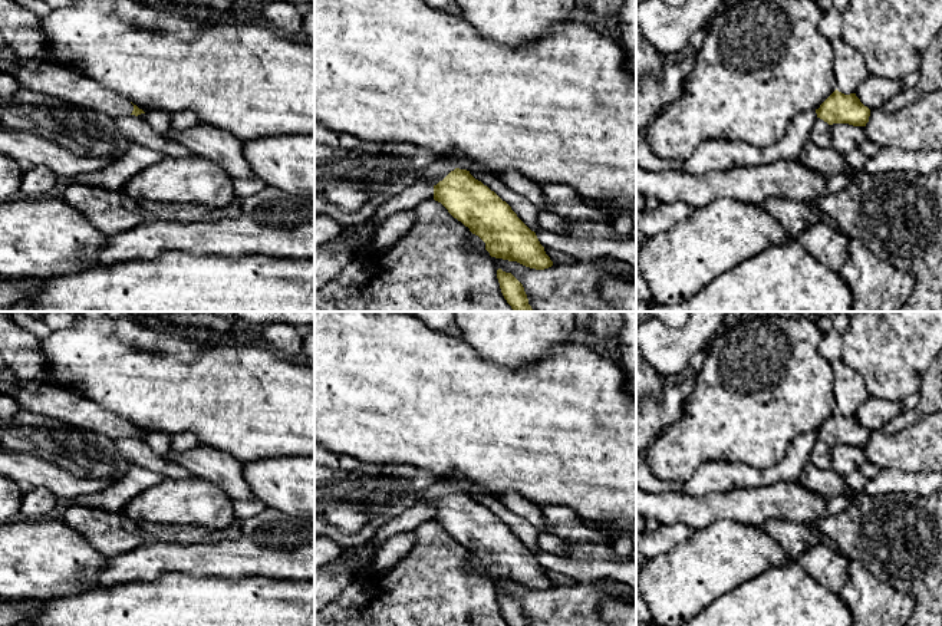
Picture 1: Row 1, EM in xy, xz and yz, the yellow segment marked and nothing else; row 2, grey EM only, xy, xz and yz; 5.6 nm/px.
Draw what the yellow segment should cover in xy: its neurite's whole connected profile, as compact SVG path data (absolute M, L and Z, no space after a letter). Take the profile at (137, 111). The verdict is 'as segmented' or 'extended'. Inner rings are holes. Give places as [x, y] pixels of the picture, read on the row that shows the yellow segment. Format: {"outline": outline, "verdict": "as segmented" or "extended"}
{"outline": "M0 45L0 57L9 56L16 59L16 65L13 67L0 67L0 72L14 76L22 90L33 89L36 92L45 92L60 101L95 108L115 118L145 113L128 99L112 93L89 78L79 75L72 67L65 67L60 63L53 65L19 59Z", "verdict": "extended"}

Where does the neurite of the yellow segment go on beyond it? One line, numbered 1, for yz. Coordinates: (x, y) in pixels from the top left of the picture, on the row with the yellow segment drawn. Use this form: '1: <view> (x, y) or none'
1: none

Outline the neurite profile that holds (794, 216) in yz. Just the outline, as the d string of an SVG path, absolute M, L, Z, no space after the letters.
M768 198L760 205L773 215L793 238L797 238L806 228L819 223L813 204L787 198Z

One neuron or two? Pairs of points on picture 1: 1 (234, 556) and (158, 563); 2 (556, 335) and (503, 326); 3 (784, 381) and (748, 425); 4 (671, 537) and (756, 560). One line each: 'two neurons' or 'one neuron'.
1: one neuron
2: one neuron
3: one neuron
4: two neurons

